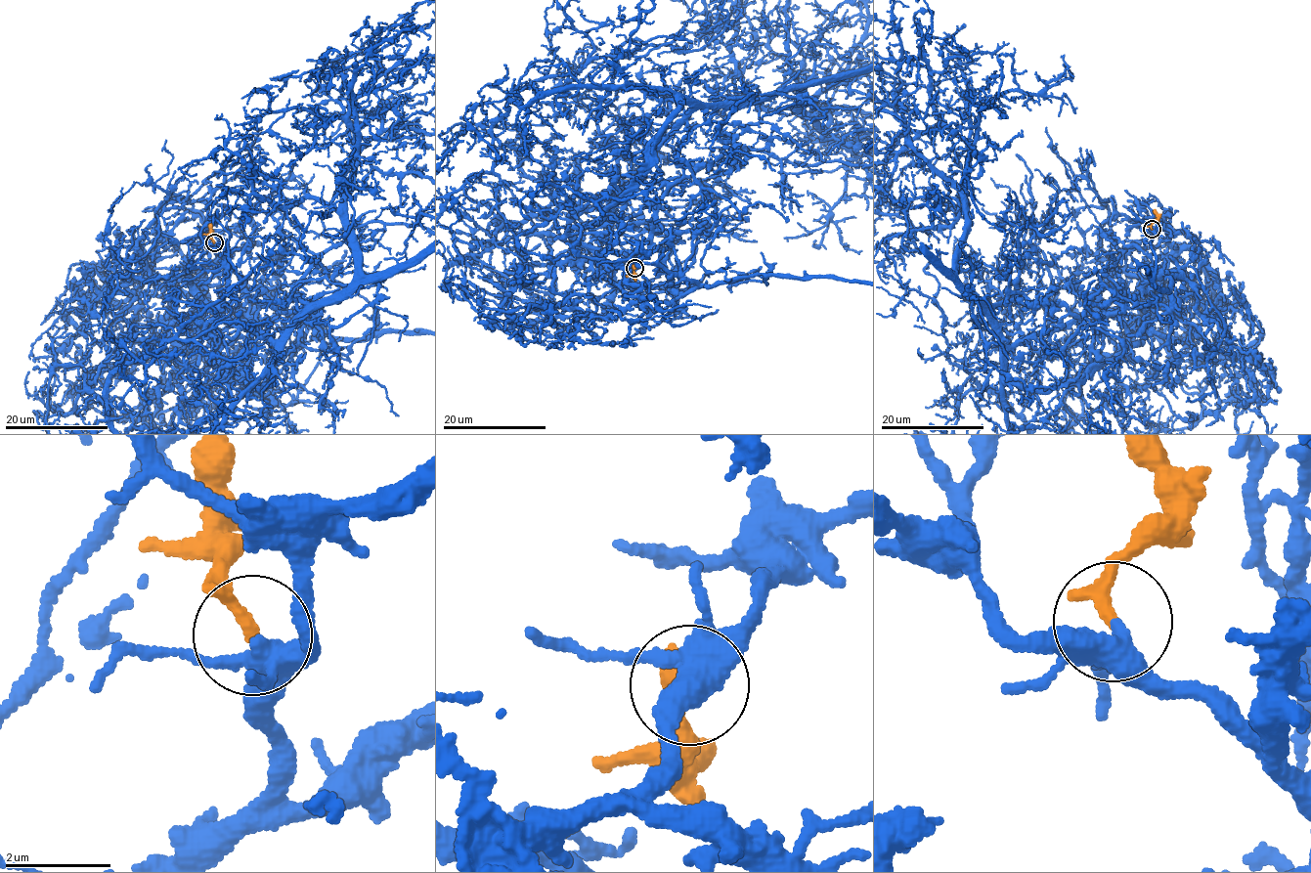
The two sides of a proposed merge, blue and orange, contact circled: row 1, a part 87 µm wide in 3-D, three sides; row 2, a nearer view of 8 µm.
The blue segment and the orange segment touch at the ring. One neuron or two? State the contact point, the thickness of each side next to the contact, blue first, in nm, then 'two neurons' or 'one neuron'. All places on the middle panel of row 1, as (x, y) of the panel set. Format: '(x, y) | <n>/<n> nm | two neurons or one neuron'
(634, 268) | 240/240 nm | one neuron

